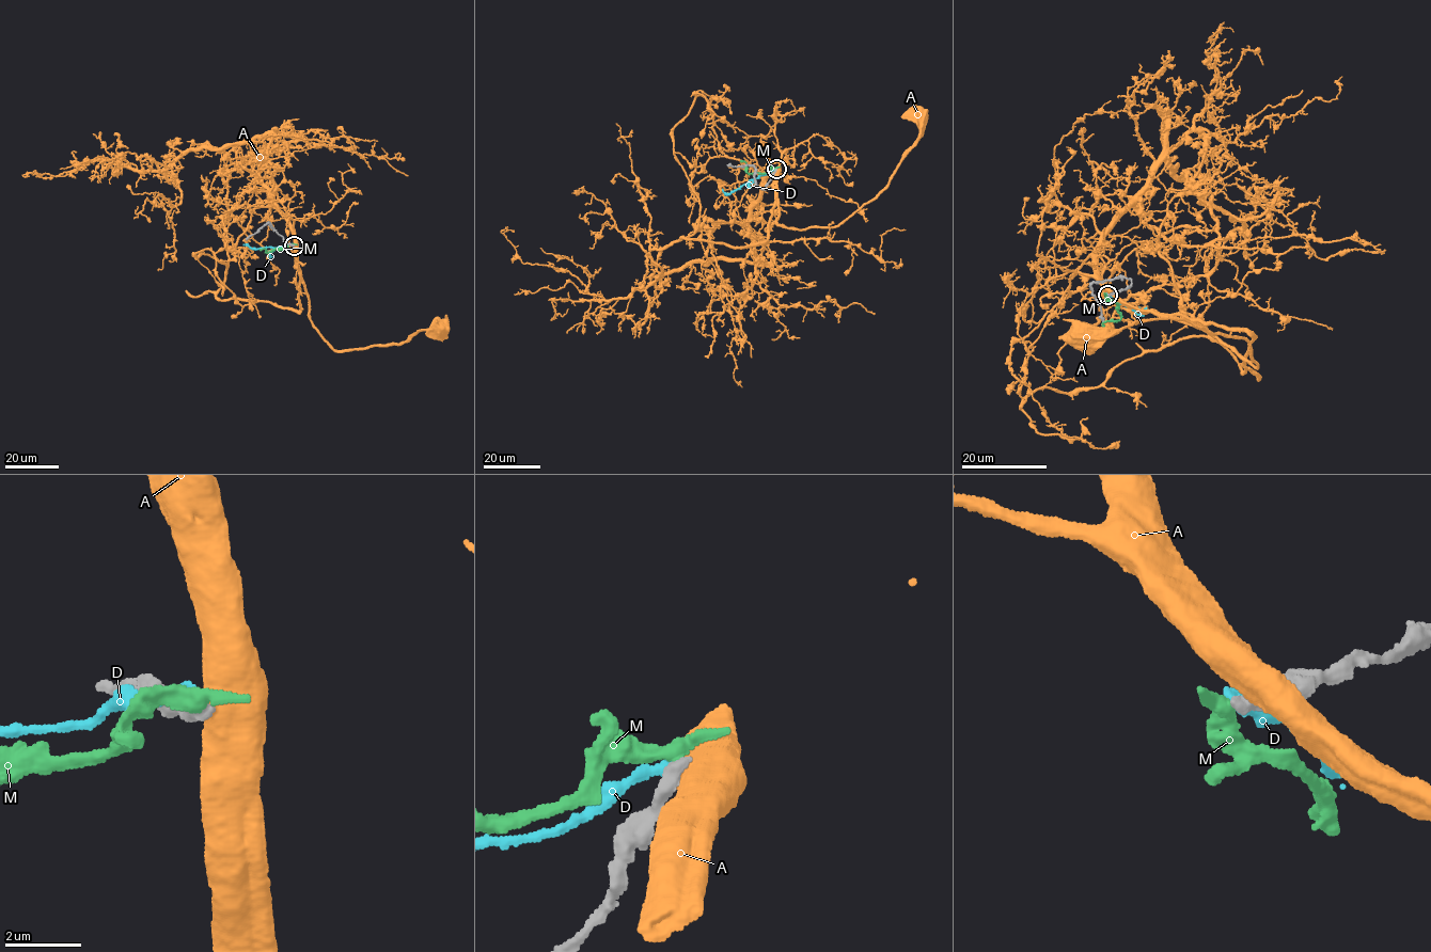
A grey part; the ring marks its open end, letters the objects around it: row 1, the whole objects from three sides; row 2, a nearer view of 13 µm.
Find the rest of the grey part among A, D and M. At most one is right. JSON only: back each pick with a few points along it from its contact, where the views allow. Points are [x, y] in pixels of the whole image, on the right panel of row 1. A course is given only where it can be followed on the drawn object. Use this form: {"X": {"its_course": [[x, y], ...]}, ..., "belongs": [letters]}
{"belongs": []}

